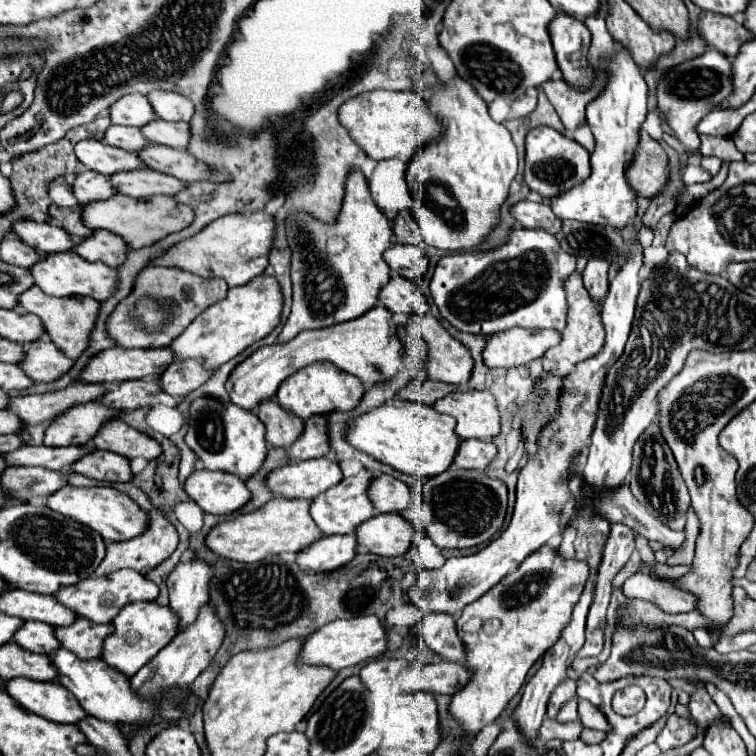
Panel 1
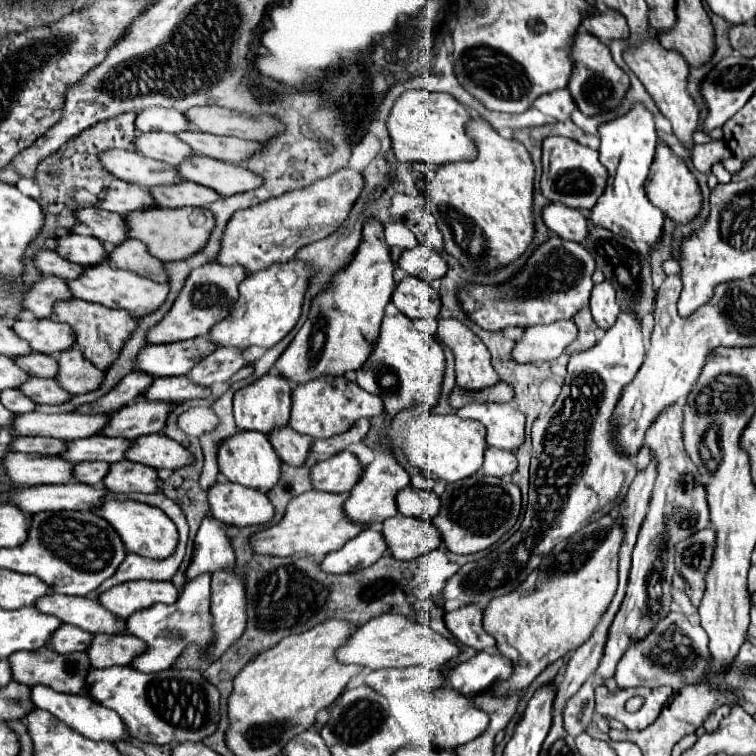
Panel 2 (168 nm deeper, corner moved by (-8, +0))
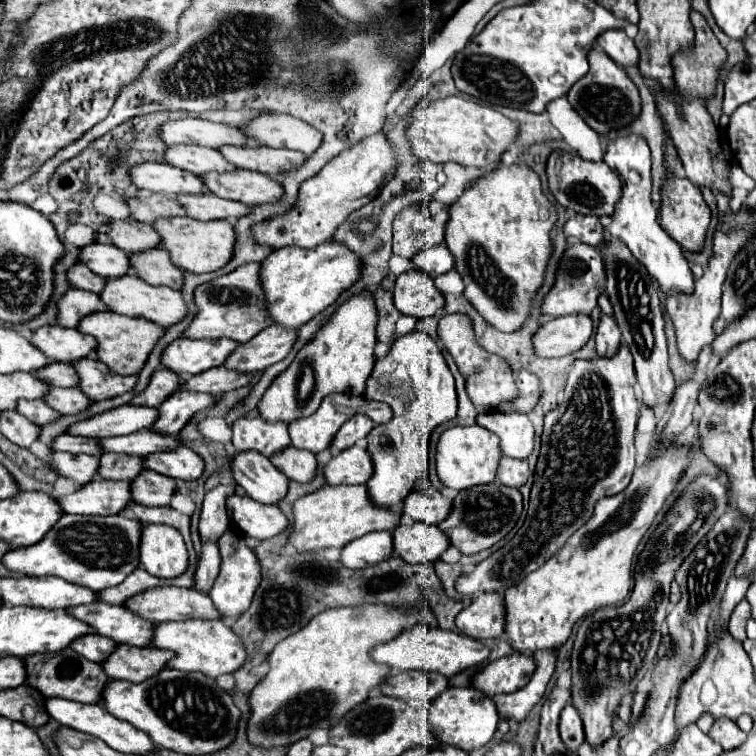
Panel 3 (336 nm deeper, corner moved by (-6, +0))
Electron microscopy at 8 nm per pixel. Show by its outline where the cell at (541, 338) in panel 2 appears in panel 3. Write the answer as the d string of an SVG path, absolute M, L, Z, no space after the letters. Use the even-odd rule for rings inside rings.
M566 315L546 321L532 341L538 355L564 357L584 347L590 337L592 337L590 315Z

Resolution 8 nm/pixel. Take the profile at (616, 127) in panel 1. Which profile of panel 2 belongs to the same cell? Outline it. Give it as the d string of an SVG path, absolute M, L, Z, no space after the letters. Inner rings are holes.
M636 103L628 113L602 123L598 127L598 135L600 135L598 153L600 163L608 169L608 185L602 197L596 201L596 205L588 211L588 221L602 225L614 231L616 235L626 235L628 239L634 241L644 241L648 245L658 243L662 235L664 213L648 201L642 187L648 177L658 141L652 113L642 103Z

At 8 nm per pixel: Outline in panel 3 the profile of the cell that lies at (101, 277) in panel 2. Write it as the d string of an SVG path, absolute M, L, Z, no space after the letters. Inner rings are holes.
M134 275L122 277L118 281L112 281L112 279L106 281L106 287L100 293L100 299L118 315L142 317L142 319L148 319L148 321L164 327L164 329L180 323L188 315L188 307L184 303L184 297L180 291L174 291L170 287L148 285L146 281L142 281L140 277L134 277Z

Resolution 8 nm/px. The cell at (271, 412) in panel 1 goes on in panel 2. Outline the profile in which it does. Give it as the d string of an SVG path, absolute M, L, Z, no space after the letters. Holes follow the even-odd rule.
M290 425L270 431L268 439L270 439L274 451L278 453L278 457L288 465L302 465L308 457L310 445L312 445L312 437L292 431Z

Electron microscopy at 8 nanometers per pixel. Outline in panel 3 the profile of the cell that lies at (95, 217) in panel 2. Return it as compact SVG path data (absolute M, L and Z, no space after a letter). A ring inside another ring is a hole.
M112 221L108 235L112 243L126 253L142 253L160 245L156 229L140 221Z

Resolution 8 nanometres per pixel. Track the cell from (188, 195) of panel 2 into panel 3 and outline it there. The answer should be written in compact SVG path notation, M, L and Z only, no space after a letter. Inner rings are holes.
M202 193L202 195L180 195L178 201L182 207L186 207L186 215L200 221L212 221L212 219L228 219L238 221L244 215L250 215L250 207L244 203L234 203L228 199L218 199L214 193Z

